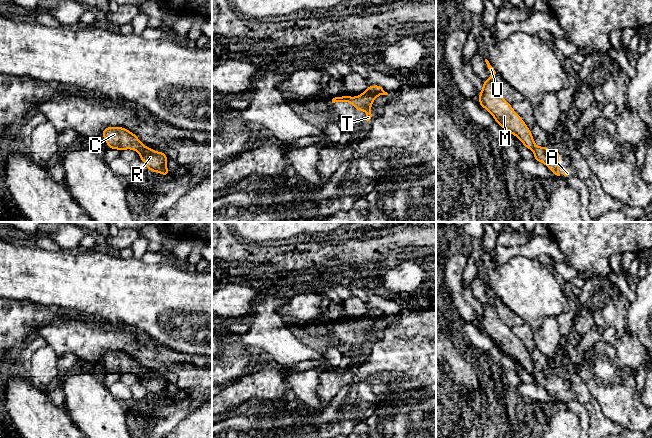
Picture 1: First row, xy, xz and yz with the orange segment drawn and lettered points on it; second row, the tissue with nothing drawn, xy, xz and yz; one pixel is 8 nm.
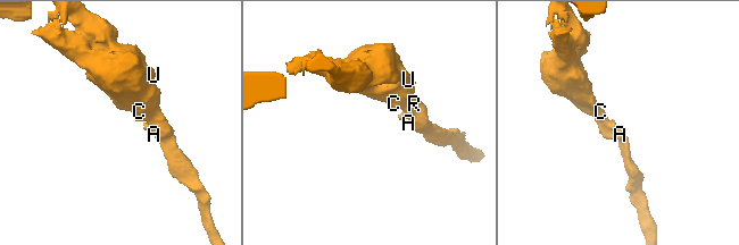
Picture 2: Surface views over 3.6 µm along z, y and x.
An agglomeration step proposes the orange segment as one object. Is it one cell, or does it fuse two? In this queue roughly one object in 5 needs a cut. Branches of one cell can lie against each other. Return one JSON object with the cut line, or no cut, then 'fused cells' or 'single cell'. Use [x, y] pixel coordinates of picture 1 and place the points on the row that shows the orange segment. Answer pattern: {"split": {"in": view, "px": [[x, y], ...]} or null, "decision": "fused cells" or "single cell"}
{"split": null, "decision": "single cell"}

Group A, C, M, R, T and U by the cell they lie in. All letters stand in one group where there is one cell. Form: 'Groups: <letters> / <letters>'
Groups: A C M R T U

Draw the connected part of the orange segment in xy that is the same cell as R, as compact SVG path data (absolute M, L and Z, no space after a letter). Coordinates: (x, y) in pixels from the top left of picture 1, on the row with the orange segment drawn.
M106 127L102 135L108 148L117 150L136 150L146 165L146 169L169 176L166 166L168 157L165 152L155 152L154 149L143 145L139 138L124 127Z

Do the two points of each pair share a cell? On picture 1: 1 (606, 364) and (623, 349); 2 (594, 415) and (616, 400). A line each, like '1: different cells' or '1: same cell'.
1: different cells
2: different cells

